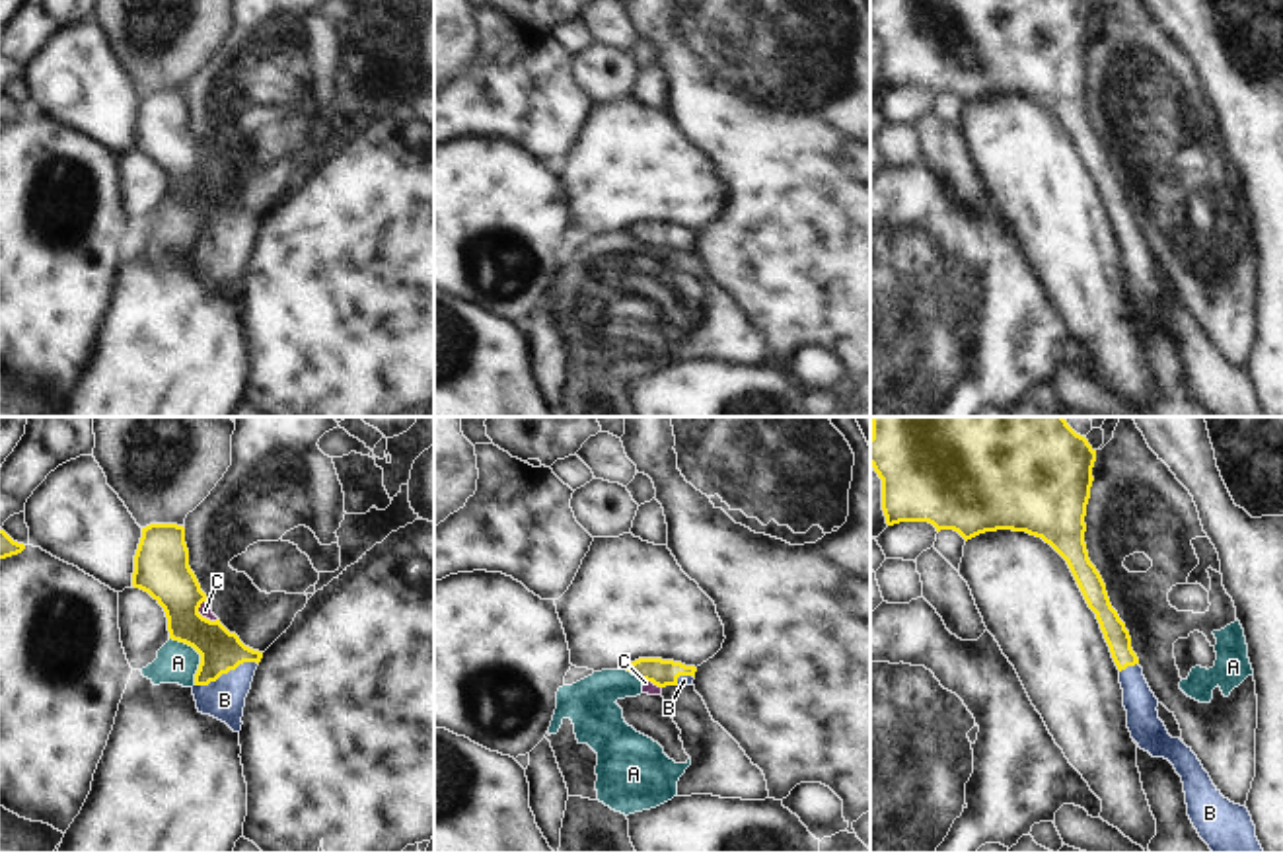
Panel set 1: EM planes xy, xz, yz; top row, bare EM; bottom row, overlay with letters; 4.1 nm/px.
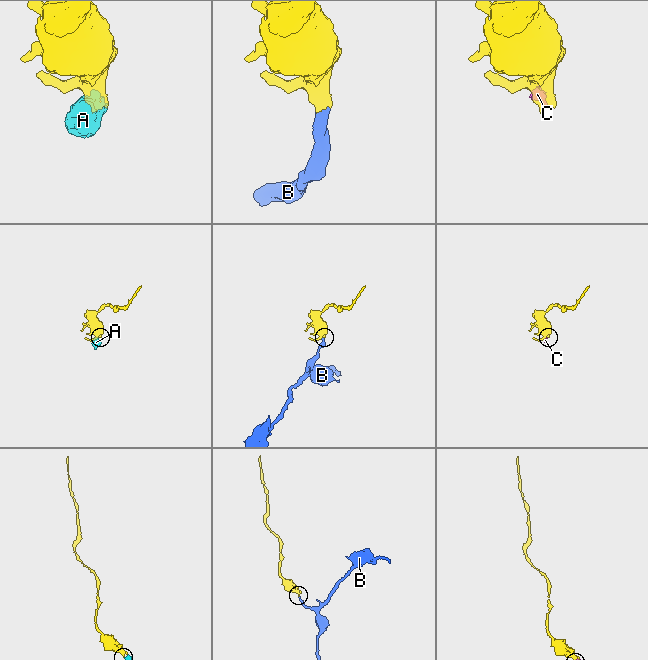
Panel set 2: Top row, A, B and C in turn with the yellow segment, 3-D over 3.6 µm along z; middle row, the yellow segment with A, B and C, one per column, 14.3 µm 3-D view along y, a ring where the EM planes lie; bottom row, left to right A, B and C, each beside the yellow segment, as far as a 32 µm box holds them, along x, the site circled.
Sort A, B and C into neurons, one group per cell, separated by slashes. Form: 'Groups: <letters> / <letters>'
Groups: A C / B.

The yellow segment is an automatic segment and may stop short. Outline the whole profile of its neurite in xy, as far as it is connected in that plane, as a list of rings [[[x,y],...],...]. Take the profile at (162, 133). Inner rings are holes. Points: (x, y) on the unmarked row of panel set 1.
[[[150,88],[134,119],[132,150],[148,156],[165,175],[169,203],[201,218],[193,259],[197,273],[241,294],[245,261],[263,216],[245,210],[220,183],[199,177],[206,158],[189,130],[185,92]]]

